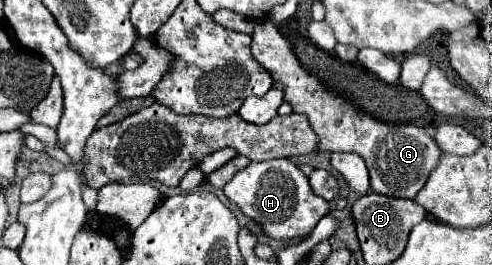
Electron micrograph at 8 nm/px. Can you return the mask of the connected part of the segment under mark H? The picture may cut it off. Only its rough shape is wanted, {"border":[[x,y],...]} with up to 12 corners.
{"border":[[290,159],[250,161],[224,195],[278,241],[330,211]]}

